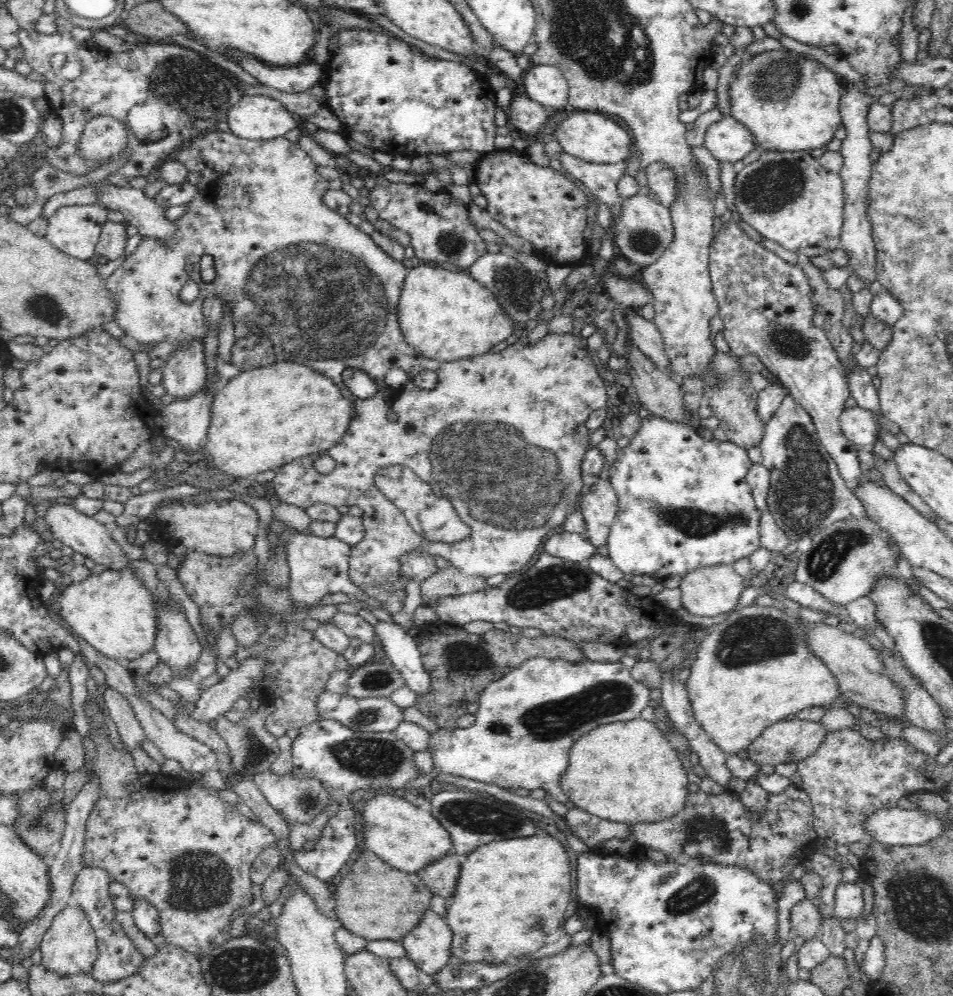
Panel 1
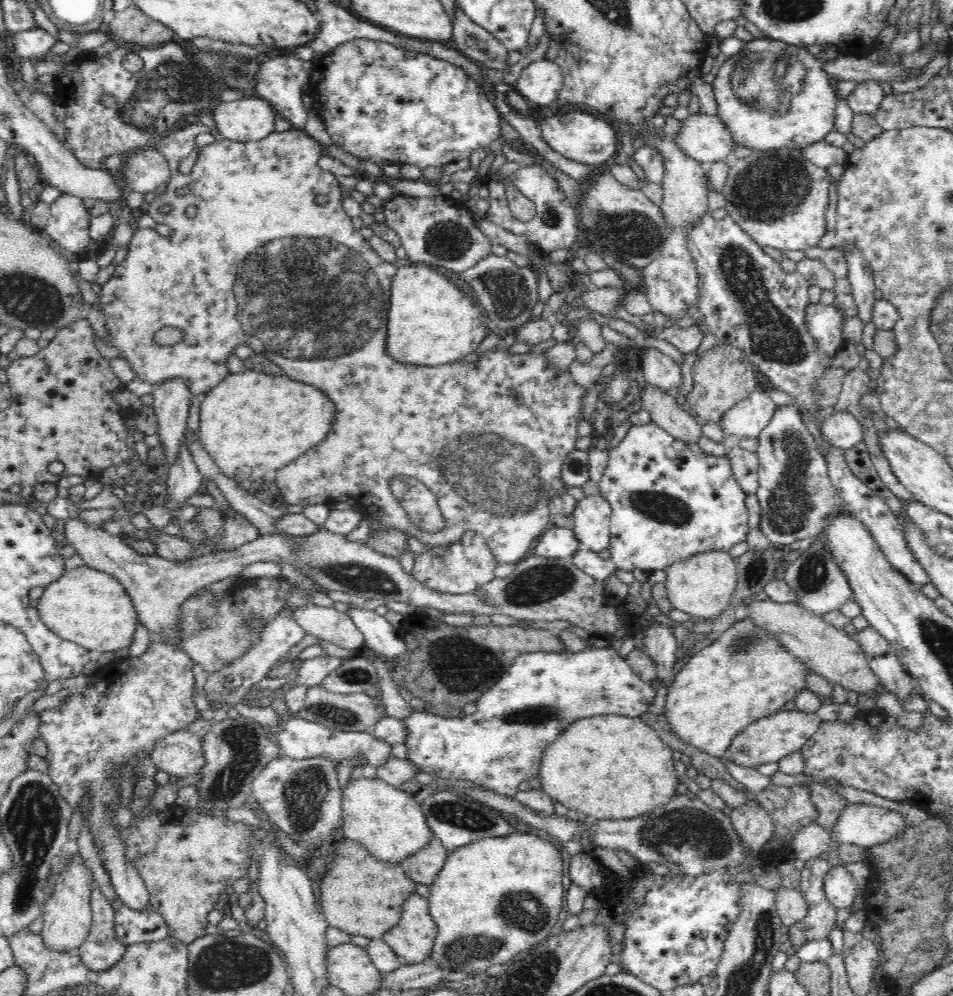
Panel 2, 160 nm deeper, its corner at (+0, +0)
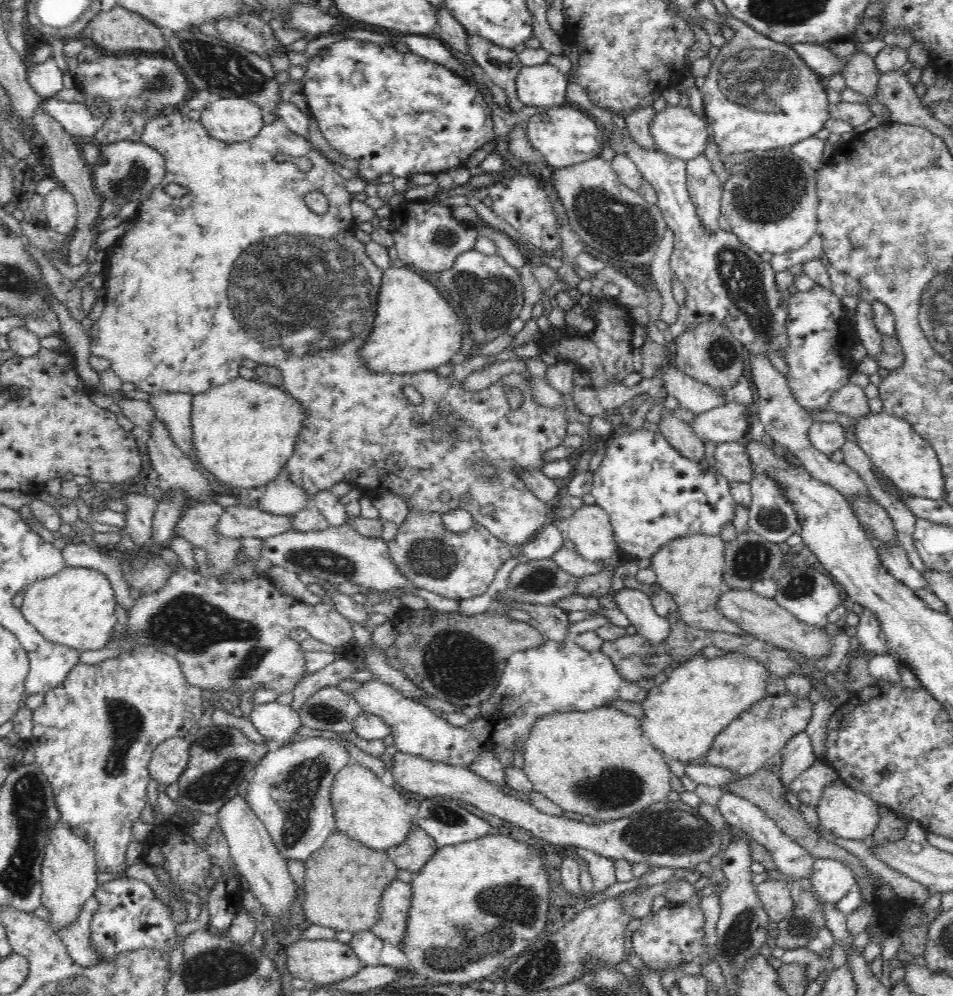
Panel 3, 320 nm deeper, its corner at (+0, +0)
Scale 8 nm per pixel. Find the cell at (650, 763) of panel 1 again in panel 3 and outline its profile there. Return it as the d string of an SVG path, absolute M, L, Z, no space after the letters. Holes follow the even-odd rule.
M612 706L540 717L532 725L521 750L524 757L521 769L533 784L533 791L546 796L564 811L589 816L600 824L640 813L666 801L672 791L672 774L663 753L643 735L638 718Z

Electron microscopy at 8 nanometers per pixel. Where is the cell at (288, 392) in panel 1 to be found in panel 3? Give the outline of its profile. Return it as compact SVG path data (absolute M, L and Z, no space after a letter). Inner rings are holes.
M241 377L193 395L191 423L195 462L224 486L264 486L280 474L295 452L305 417L303 406L295 400L284 388Z

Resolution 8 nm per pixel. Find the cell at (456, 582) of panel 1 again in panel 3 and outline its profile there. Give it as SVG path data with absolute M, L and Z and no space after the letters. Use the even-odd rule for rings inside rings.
M409 508L403 525L397 528L394 539L386 542L392 562L398 567L400 574L408 578L408 583L416 585L417 588L459 601L484 594L492 584L498 568L512 556L510 548L480 523L475 522L464 532L452 532L444 527L442 516L442 513L436 511L428 513Z

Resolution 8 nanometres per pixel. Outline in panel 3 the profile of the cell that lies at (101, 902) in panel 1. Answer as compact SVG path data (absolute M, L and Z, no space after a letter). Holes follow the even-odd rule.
M95 896L84 901L83 907L76 918L76 924L66 926L62 932L59 932L59 937L66 945L69 955L80 966L88 967L92 964L97 964L101 960L99 956L91 949L90 922L96 914L98 908L98 899Z

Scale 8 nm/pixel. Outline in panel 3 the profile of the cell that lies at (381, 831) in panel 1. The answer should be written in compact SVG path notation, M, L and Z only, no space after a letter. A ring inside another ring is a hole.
M359 763L346 765L334 778L332 807L337 831L373 850L385 852L392 846L400 846L408 838L415 820L406 814L406 806L407 800L403 796L394 788L385 786L373 771Z

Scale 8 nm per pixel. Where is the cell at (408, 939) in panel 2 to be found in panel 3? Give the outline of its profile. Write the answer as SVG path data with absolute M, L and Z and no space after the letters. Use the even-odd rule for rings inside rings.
M396 880L387 884L379 904L380 918L371 932L401 949L408 930L408 909L412 900L412 889L408 883Z

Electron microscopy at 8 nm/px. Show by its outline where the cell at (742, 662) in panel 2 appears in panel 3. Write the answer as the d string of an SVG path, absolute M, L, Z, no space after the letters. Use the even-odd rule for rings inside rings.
M730 648L721 657L698 657L670 668L667 680L652 686L641 702L644 716L639 719L643 735L665 758L697 762L714 742L715 736L736 717L768 694L769 668L755 658Z

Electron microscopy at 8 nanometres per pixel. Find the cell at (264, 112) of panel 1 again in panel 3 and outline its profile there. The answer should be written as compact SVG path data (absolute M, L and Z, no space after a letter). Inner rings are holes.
M242 96L226 97L210 102L202 110L200 121L210 136L222 142L244 142L262 129L264 112Z

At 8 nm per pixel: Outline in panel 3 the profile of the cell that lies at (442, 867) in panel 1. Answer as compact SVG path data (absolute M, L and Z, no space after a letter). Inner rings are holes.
M414 825L400 846L392 846L385 853L398 869L414 874L420 872L428 860L432 860L436 850L435 840Z

